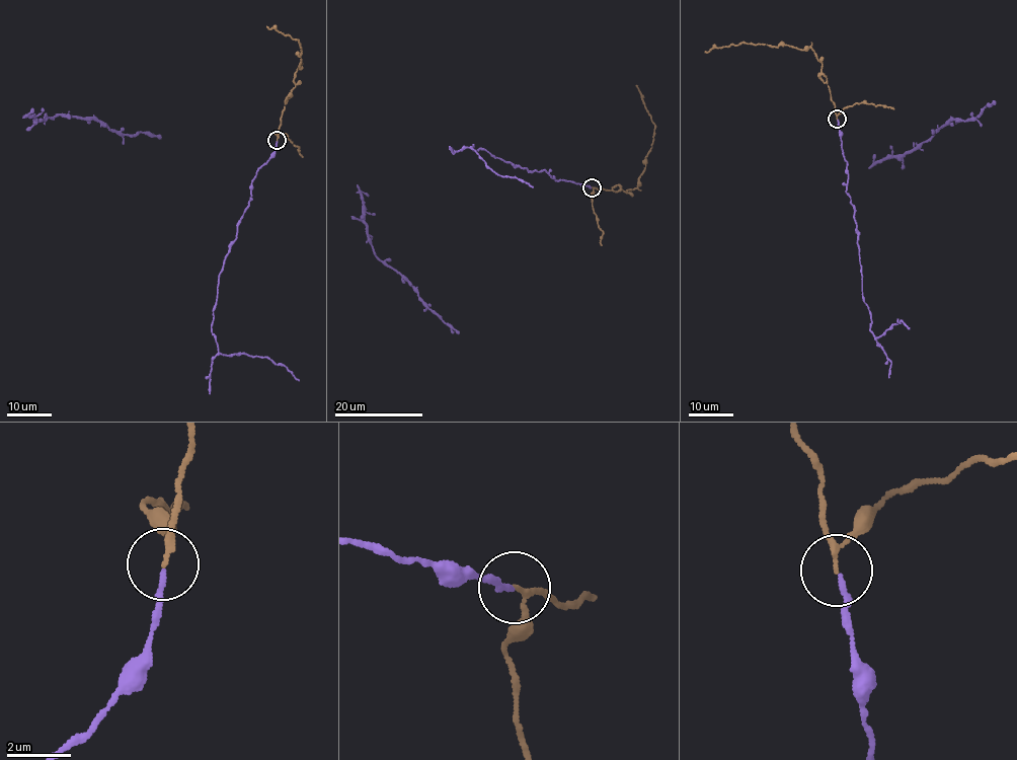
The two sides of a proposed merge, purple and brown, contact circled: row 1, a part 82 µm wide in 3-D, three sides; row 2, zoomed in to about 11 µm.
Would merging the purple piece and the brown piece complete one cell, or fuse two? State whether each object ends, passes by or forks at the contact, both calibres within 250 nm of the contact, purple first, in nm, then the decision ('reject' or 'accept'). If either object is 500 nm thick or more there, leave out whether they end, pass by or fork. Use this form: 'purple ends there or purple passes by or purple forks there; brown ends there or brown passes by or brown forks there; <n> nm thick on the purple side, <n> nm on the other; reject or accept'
purple ends there; brown passes by; 150 nm thick on the purple side, 130 nm on the other; accept

